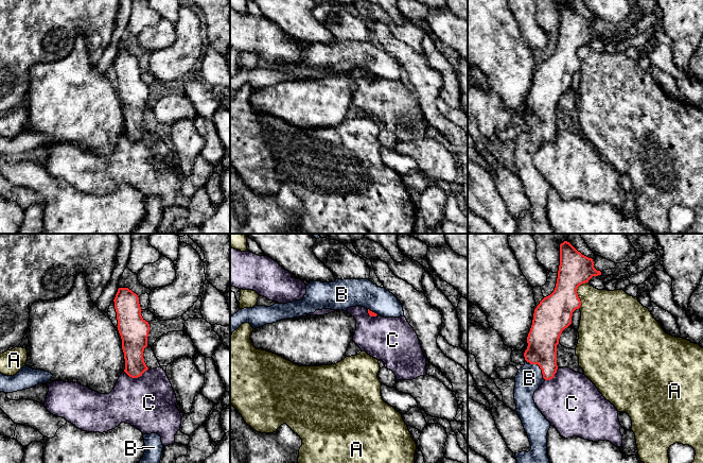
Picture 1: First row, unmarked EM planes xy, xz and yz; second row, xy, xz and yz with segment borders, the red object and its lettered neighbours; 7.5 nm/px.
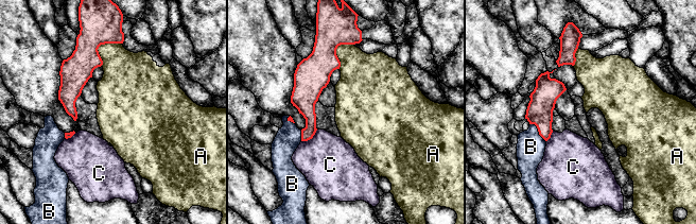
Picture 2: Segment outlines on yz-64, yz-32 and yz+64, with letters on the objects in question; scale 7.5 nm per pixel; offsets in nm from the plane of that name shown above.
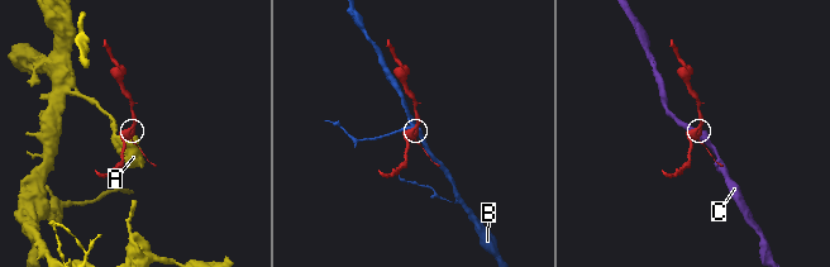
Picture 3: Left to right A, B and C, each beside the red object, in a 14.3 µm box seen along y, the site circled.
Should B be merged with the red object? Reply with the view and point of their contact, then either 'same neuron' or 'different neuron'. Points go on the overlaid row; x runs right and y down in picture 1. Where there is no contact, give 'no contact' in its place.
yz (539, 365) | same neuron

